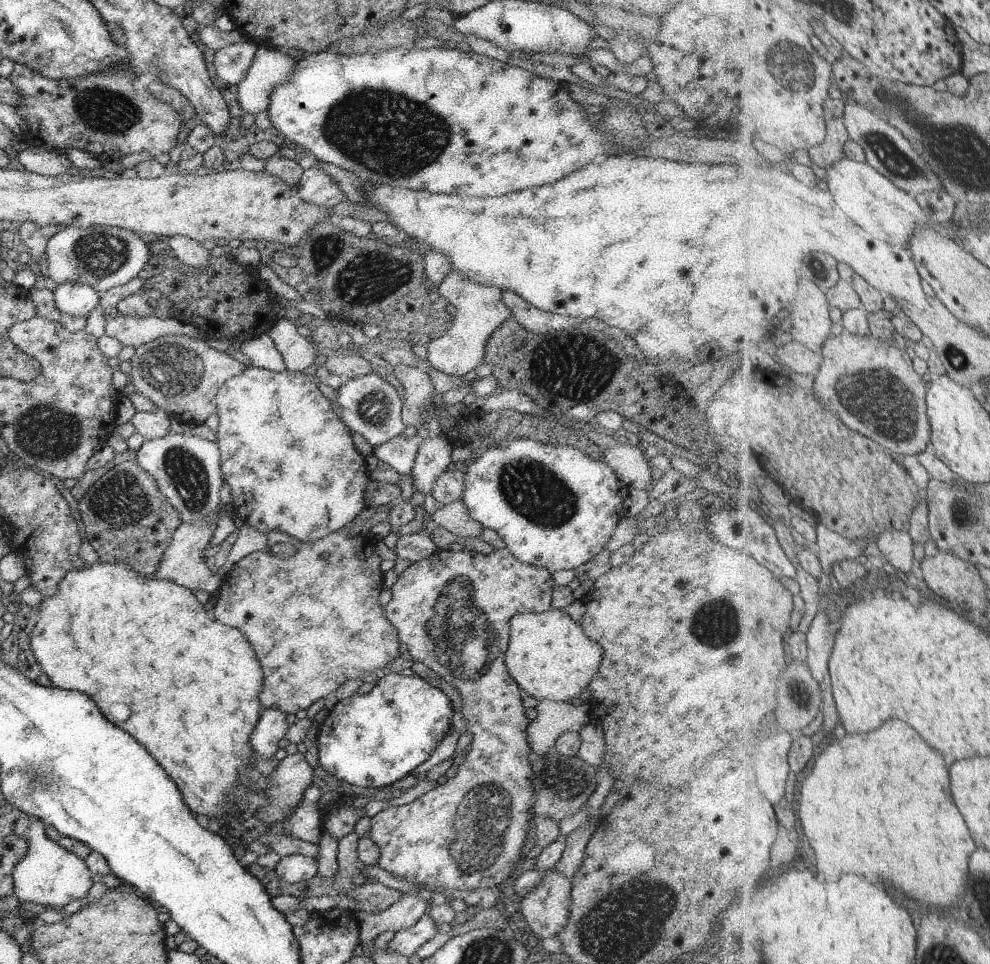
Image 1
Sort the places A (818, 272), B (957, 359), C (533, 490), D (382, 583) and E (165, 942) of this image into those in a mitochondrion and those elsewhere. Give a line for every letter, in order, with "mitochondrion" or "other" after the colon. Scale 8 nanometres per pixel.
A: other
B: mitochondrion
C: mitochondrion
D: other
E: other

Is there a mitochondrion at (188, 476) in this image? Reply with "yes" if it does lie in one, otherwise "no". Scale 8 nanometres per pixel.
yes

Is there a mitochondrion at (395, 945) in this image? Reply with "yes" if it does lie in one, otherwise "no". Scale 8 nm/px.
no

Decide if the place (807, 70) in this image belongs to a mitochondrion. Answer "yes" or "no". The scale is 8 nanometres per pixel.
yes

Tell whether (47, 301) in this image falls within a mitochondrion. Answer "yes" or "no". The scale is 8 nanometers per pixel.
no

